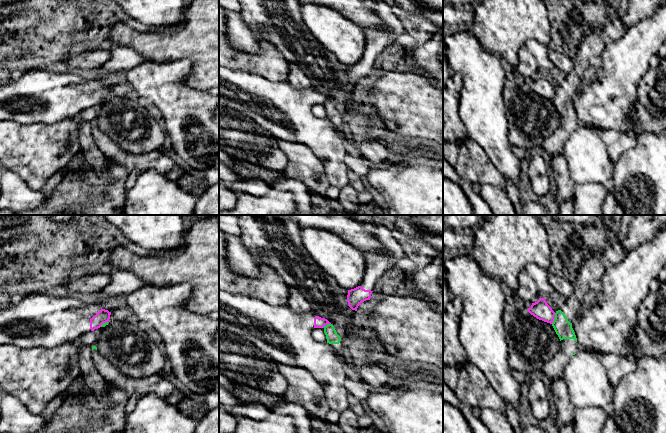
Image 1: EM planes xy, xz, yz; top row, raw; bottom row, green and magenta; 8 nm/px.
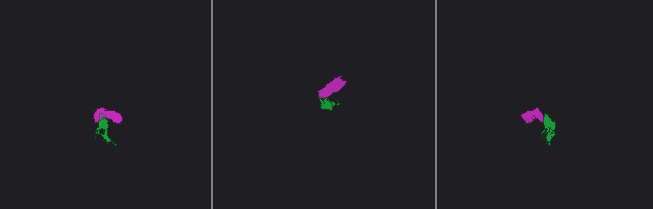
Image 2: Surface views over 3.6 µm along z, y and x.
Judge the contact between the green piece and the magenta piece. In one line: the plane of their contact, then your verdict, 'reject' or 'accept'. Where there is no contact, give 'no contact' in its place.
yz | reject

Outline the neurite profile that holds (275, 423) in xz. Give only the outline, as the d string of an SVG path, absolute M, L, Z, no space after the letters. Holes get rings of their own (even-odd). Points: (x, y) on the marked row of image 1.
M272 413L260 420L238 417L232 433L297 433L297 429L291 416Z

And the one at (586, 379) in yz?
M586 349L573 355L564 368L562 379L576 408L600 407L606 411L612 408L615 389L594 352Z

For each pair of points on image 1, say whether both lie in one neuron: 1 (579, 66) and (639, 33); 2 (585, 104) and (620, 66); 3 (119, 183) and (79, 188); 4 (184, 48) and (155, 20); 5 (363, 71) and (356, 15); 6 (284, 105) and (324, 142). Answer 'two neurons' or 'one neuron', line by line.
1: two neurons
2: one neuron
3: one neuron
4: two neurons
5: two neurons
6: one neuron

